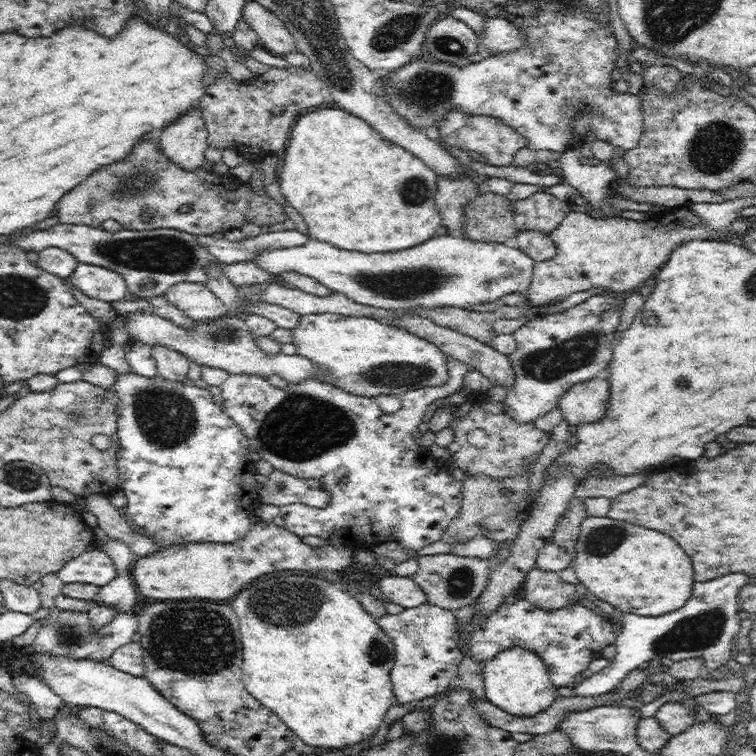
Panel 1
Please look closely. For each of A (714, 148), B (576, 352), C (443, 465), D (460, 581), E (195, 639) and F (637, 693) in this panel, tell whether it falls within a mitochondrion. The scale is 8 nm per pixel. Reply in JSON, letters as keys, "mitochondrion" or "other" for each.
{"A":"mitochondrion","B":"mitochondrion","C":"other","D":"mitochondrion","E":"mitochondrion","F":"other"}

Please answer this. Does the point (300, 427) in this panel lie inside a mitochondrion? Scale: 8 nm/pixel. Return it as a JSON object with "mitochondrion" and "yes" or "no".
{"mitochondrion":"yes"}

